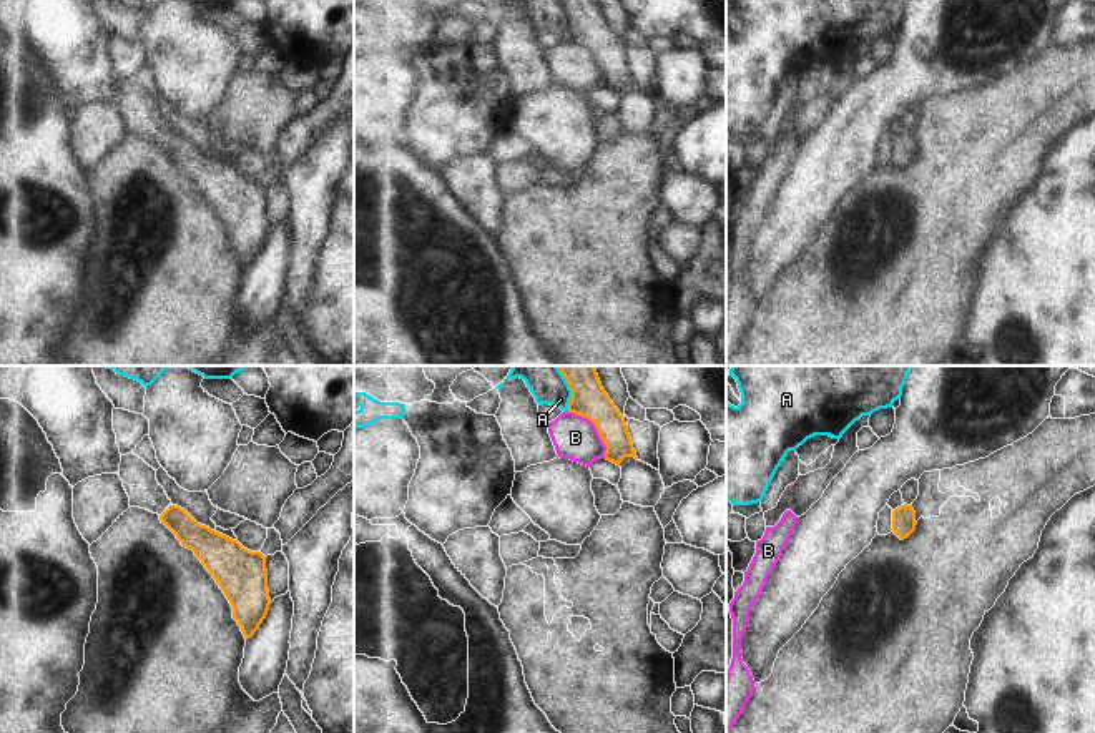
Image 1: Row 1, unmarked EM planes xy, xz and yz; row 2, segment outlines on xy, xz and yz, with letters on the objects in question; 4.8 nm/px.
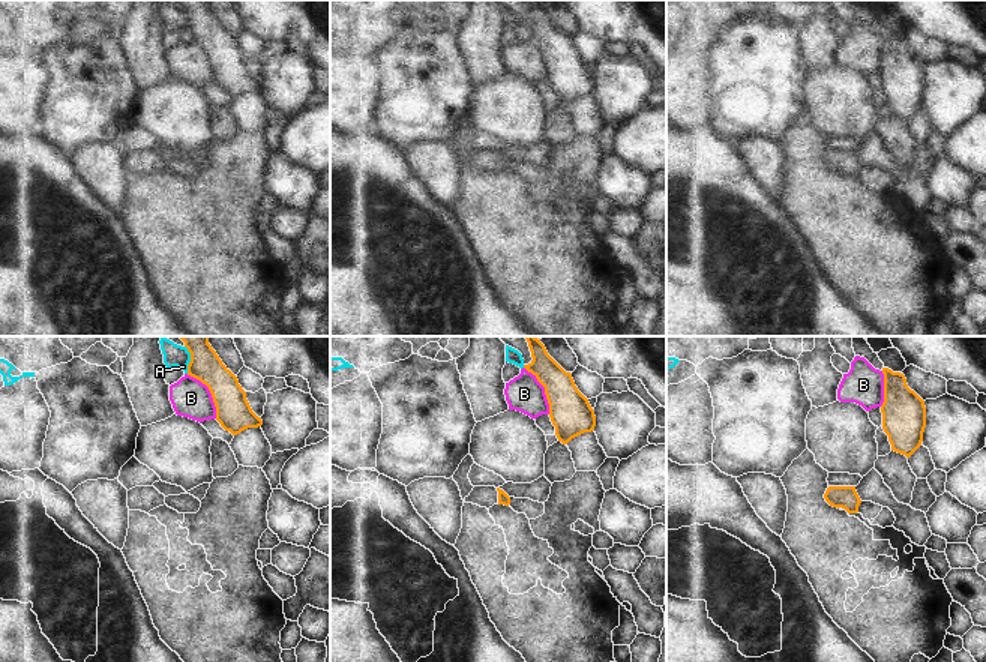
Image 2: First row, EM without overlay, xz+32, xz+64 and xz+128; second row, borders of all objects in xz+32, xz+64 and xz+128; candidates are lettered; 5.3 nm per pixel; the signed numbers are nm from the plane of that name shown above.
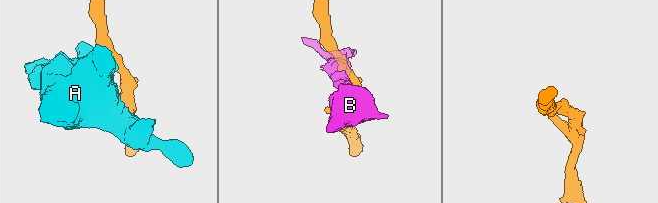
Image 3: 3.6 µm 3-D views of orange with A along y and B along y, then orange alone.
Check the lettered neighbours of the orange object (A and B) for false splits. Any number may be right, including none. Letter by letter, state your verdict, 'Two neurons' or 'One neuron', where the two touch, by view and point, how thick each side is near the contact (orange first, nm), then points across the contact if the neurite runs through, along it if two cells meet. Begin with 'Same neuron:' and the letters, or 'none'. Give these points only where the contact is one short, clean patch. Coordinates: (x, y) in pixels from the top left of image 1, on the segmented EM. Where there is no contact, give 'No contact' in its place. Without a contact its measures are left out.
Same neuron: none
A: Two neurons. Touches orange at xz (570, 388). Thickness 180 nm (orange) against 190 nm. Boundary: xz (555, 366), (570, 389), (569, 409)
B: Two neurons. Touches orange at xz (595, 426). Thickness 180 nm (orange) against 220 nm. Boundary: xz (567, 411), (584, 416), (594, 424), (605, 446), (605, 457)

